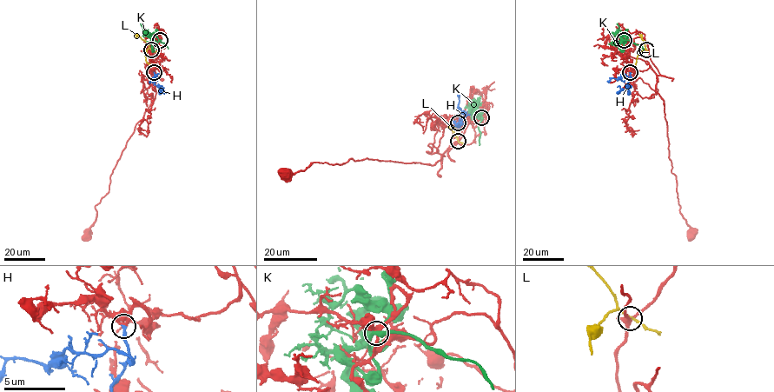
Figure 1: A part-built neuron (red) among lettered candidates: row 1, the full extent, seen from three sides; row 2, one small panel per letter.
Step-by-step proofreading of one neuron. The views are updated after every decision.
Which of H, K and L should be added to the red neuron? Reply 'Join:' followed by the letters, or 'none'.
Join: H

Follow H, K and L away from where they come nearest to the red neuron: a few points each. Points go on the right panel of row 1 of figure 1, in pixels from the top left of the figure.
H: (630, 72), (628, 89), (616, 93)
K: (624, 40), (627, 36), (619, 33), (618, 23)
L: (646, 50), (642, 50), (632, 64)

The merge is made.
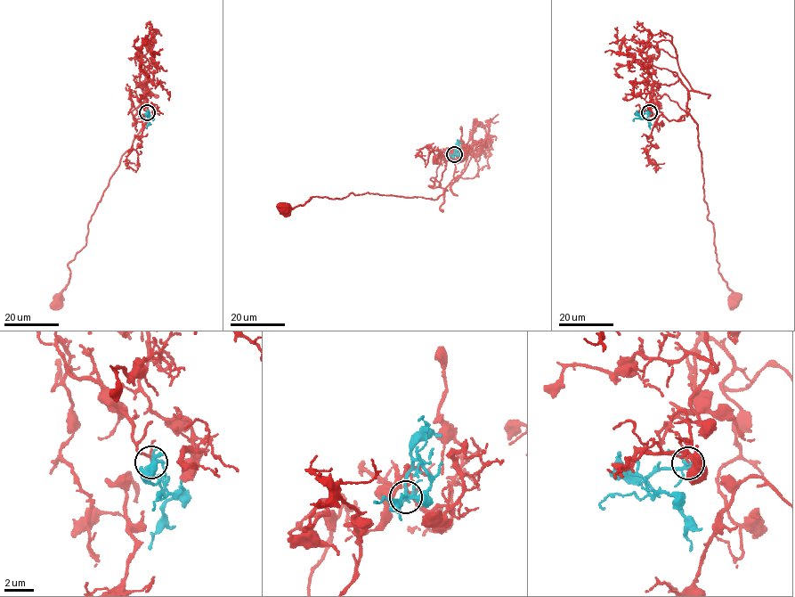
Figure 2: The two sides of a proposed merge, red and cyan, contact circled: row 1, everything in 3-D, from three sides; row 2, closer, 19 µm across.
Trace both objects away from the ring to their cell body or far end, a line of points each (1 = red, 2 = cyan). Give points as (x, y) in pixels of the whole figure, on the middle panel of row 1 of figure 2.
1: (454, 154), (447, 148), (441, 154), (434, 185), (428, 184), (445, 190), (434, 200), (351, 192), (282, 208)
2: (454, 154), (456, 148), (459, 151), (449, 155)

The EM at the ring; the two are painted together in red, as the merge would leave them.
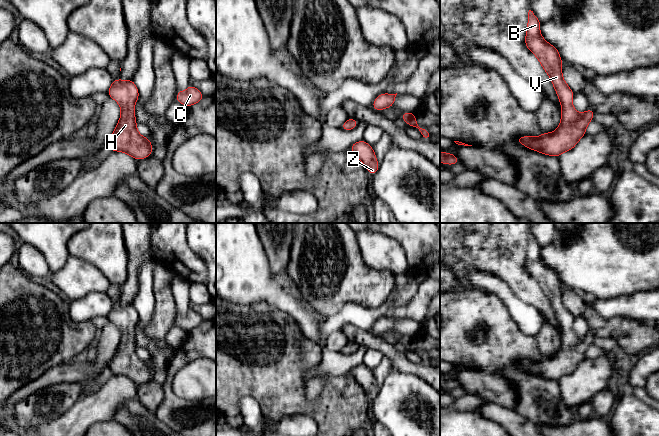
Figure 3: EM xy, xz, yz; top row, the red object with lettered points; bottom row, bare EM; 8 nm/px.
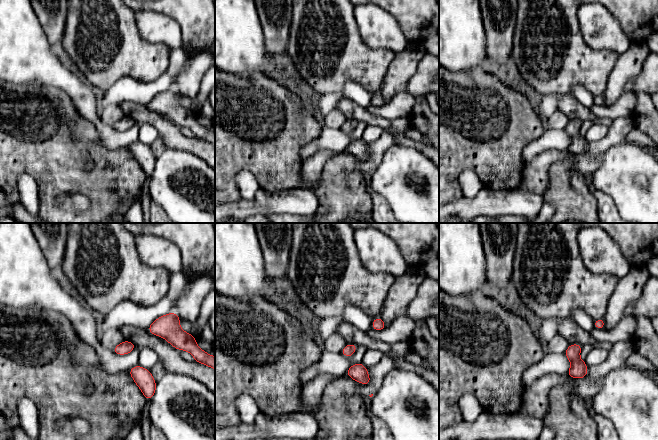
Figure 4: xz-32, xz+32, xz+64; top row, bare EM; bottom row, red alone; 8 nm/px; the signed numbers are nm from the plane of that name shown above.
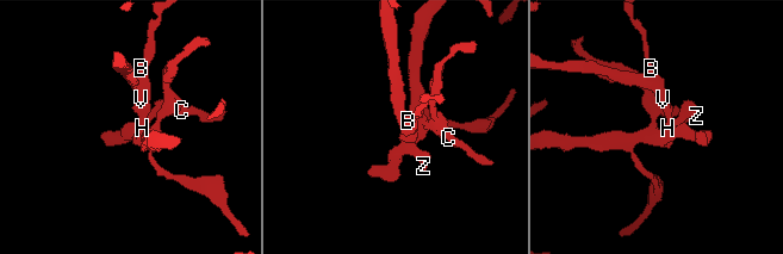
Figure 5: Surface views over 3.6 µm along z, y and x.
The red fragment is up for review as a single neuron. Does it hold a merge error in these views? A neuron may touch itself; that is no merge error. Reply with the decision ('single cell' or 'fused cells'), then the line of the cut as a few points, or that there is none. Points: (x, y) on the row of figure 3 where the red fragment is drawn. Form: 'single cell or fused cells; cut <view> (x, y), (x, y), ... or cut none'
single cell; cut none

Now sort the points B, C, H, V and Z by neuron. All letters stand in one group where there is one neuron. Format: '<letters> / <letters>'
B C H V Z

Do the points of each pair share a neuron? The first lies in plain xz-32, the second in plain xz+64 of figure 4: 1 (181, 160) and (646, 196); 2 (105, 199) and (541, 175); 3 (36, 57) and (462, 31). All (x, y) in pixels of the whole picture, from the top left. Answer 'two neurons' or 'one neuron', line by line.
1: one neuron
2: two neurons
3: one neuron

